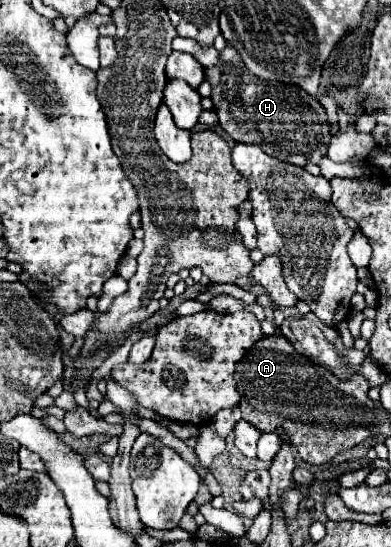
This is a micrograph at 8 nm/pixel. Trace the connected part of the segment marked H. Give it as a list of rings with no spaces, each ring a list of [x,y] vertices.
[[[227,46],[219,52],[219,62],[205,68],[205,80],[211,84],[211,100],[221,128],[241,144],[257,144],[269,156],[283,162],[305,166],[309,162],[319,164],[327,156],[327,144],[331,140],[325,108],[303,88],[295,84],[281,84],[271,80],[259,80],[243,68],[241,56],[235,48]]]

